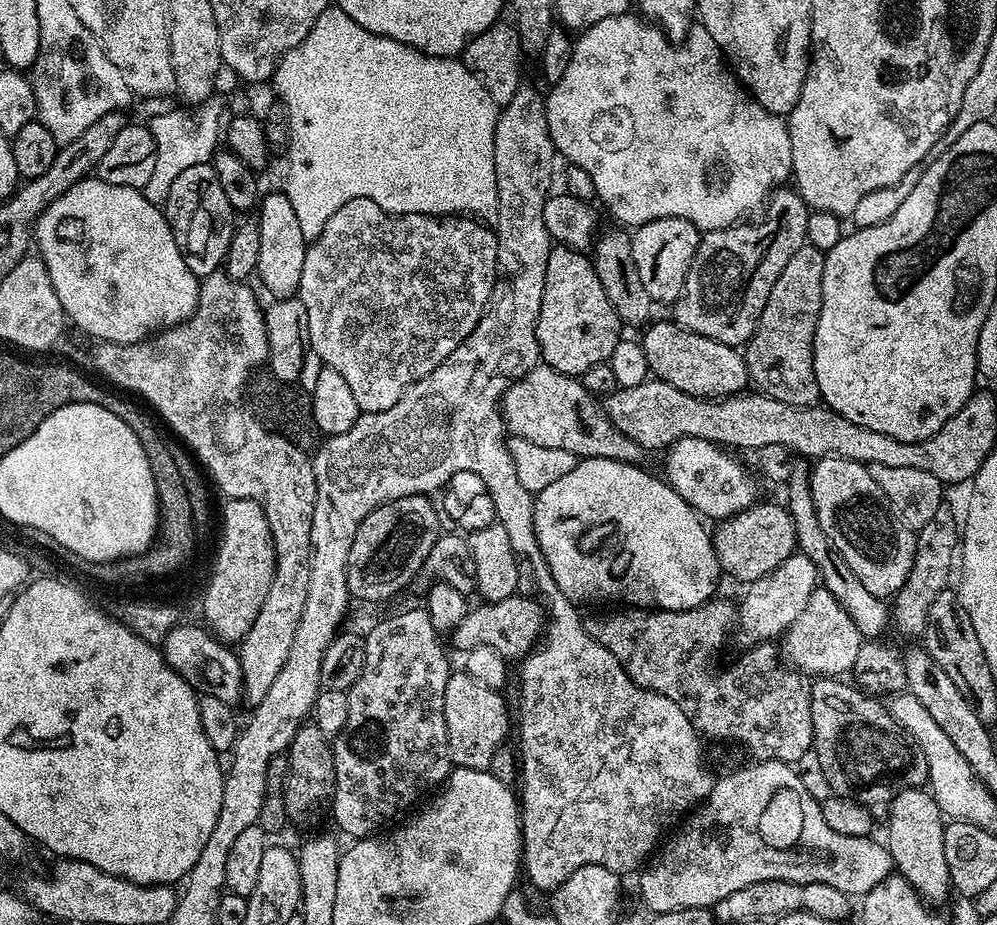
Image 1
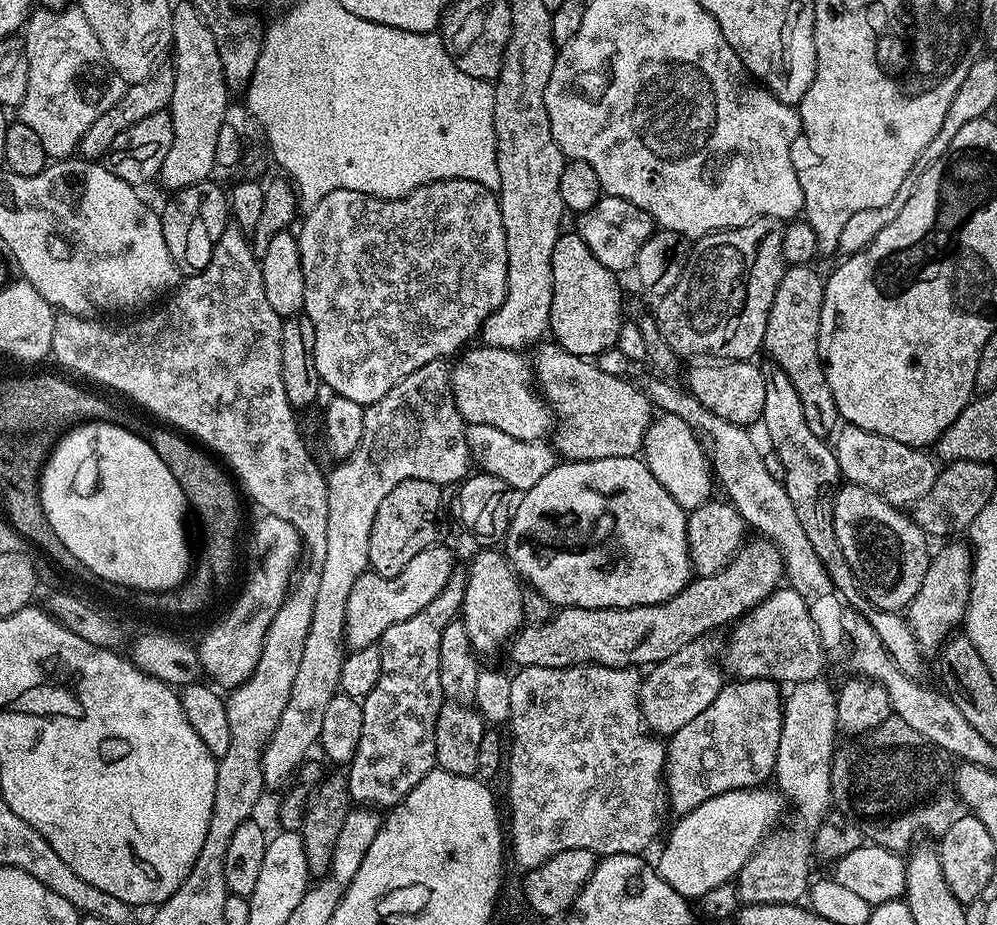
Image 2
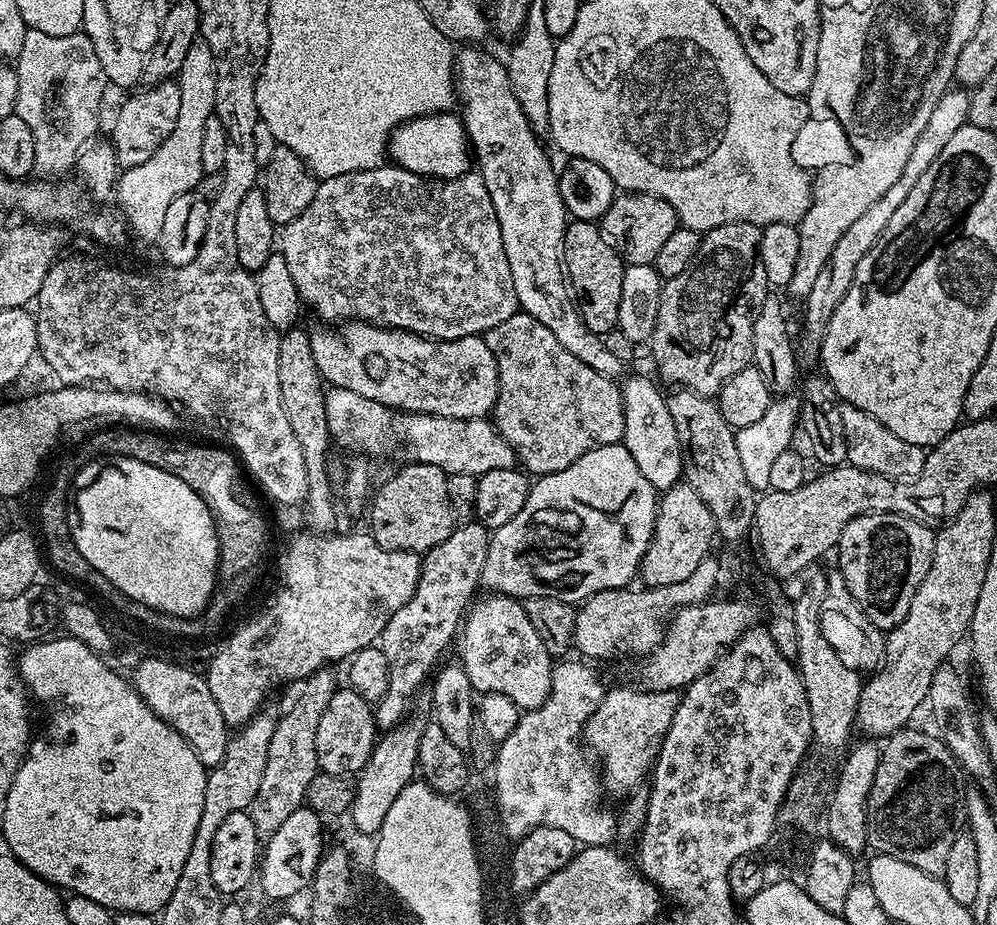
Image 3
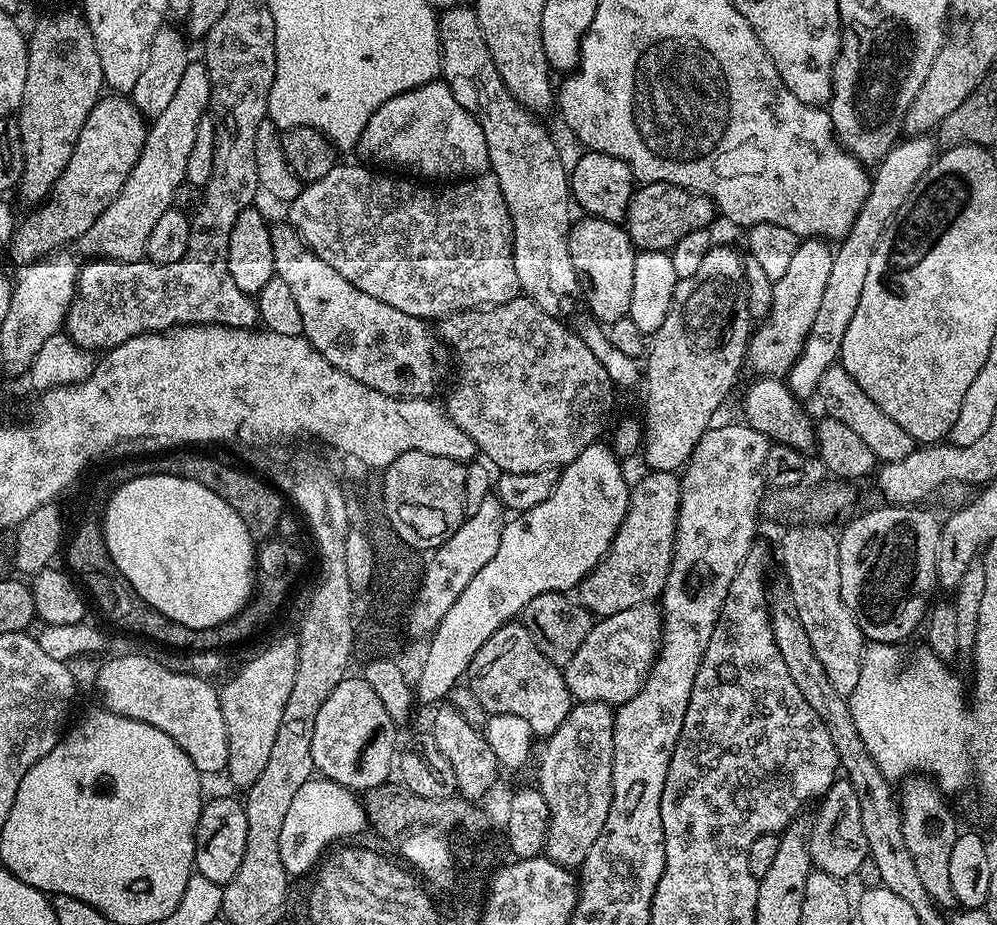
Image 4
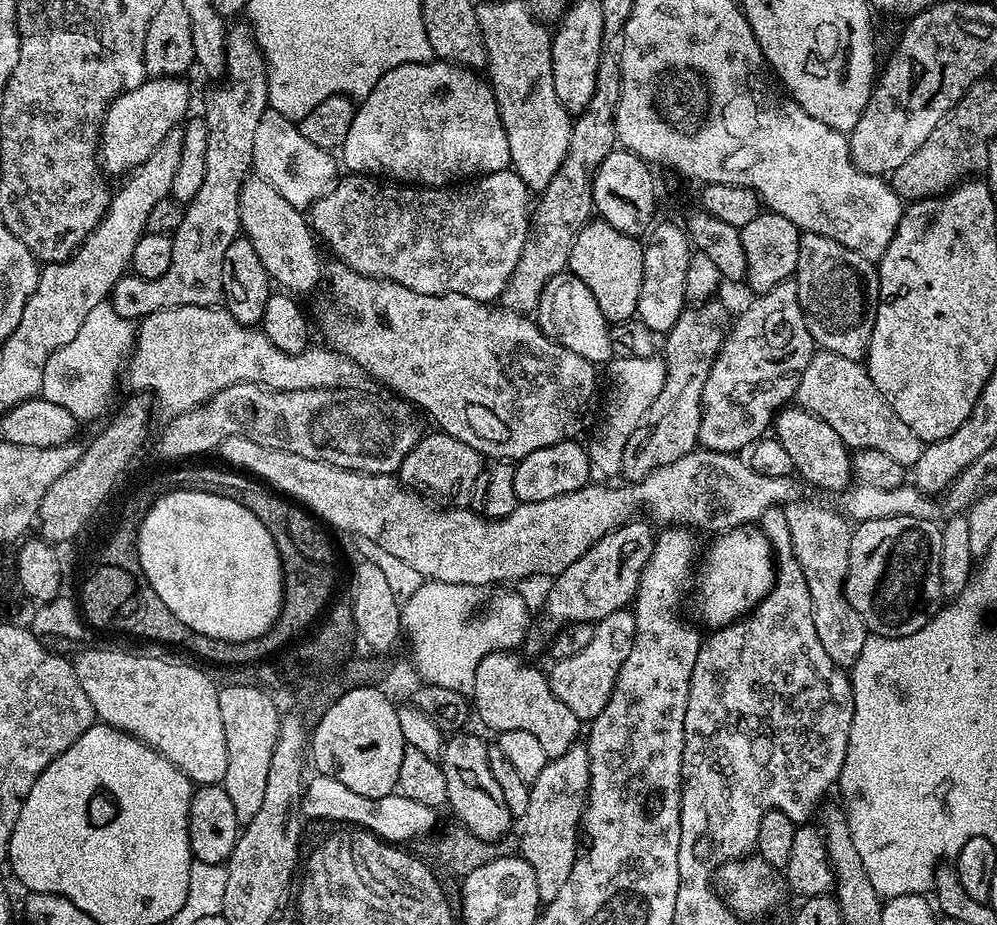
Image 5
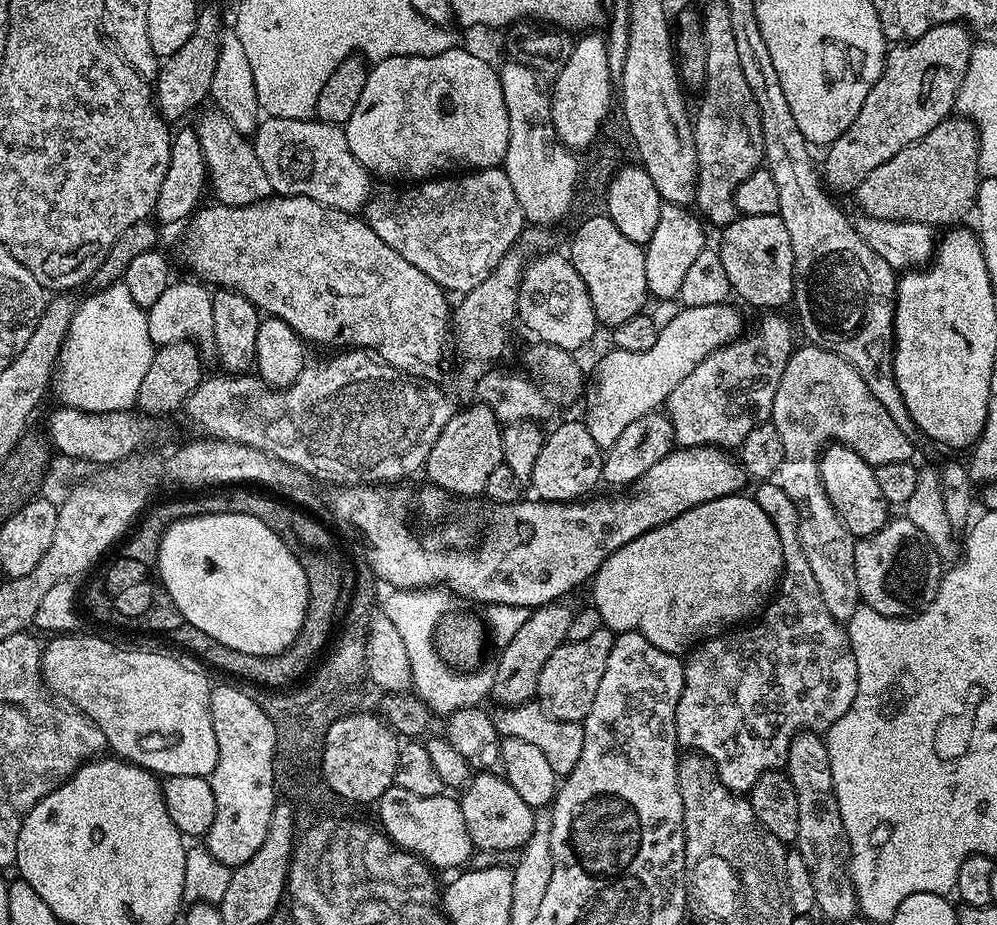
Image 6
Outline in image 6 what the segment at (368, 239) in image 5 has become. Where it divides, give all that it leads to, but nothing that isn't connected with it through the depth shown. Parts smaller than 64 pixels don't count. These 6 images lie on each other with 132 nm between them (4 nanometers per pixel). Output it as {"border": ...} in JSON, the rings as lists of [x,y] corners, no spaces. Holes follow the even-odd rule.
{"border":[[[500,166],[472,170],[467,174],[452,174],[447,178],[432,178],[415,186],[392,186],[389,192],[377,191],[364,205],[362,216],[374,234],[378,234],[378,238],[390,246],[390,250],[398,250],[406,262],[418,266],[418,270],[434,278],[440,288],[449,293],[456,292],[455,294],[469,292],[478,286],[478,282],[486,282],[494,266],[502,262],[502,258],[514,247],[526,227],[522,206],[518,206],[518,197],[514,194],[514,186],[510,186],[510,178]]]}

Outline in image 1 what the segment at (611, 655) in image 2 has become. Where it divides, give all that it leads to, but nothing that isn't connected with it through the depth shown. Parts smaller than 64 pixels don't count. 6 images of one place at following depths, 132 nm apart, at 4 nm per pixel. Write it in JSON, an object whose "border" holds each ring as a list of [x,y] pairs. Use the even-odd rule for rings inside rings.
{"border":[[[514,595],[501,600],[480,602],[477,605],[477,608],[476,605],[469,607],[458,626],[452,629],[450,639],[454,647],[467,650],[478,646],[490,646],[498,650],[498,654],[502,654],[509,662],[523,661],[524,657],[537,647],[546,623],[546,613],[539,599]]]}

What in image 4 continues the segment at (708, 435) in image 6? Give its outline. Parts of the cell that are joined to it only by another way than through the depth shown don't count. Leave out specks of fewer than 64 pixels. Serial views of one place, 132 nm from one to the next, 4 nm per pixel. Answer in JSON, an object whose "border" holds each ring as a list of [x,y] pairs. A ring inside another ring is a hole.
{"border":[[[823,238],[801,239],[798,250],[794,250],[794,259],[786,269],[786,274],[782,274],[782,278],[774,281],[770,314],[755,325],[754,331],[748,338],[746,364],[749,369],[752,367],[756,374],[777,378],[787,377],[798,354],[802,354],[806,334],[810,334],[810,326],[814,326],[814,314],[818,314],[818,306],[822,306],[822,290],[826,290],[826,282],[830,279],[833,251],[833,245]]]}

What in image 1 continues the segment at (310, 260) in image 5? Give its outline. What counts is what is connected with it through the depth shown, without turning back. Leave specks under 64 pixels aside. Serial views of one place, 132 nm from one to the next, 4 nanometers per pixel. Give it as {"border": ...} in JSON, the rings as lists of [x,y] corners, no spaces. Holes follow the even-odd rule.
{"border":[[[543,362],[537,364],[534,370],[527,372],[521,380],[515,380],[505,390],[502,411],[507,431],[512,436],[526,438],[526,442],[534,442],[534,446],[550,446],[554,450],[570,450],[570,454],[585,460],[610,458],[614,462],[641,463],[642,449],[640,445],[630,438],[626,438],[626,434],[622,434],[622,430],[618,430],[618,426],[614,426],[614,422],[610,422],[610,418],[598,403],[597,397],[580,385],[577,377],[562,374]]]}

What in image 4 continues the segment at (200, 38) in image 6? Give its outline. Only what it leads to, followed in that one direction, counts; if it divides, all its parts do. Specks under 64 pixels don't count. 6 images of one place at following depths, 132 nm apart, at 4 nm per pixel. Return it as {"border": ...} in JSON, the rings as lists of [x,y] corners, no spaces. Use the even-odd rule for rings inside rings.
{"border":[[[108,94],[101,98],[90,110],[86,122],[82,126],[82,134],[78,134],[78,142],[74,146],[74,154],[70,154],[70,162],[66,162],[66,170],[57,178],[56,185],[48,194],[48,199],[43,201],[35,209],[36,212],[29,220],[24,220],[15,225],[11,240],[8,241],[7,255],[12,255],[16,266],[33,264],[36,260],[42,260],[45,256],[61,251],[65,246],[75,245],[94,226],[94,222],[104,213],[106,206],[118,198],[126,178],[130,178],[130,170],[138,162],[138,158],[144,149],[144,143],[148,137],[149,125],[146,118],[132,104],[131,99],[121,98],[116,94]]]}

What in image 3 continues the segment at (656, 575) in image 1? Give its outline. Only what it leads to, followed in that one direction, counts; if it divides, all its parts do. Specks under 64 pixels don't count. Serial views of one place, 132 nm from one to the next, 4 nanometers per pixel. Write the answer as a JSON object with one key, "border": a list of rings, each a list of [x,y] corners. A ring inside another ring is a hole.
{"border":[[[623,442],[610,446],[598,446],[594,450],[582,454],[582,458],[578,458],[578,462],[566,466],[566,470],[558,470],[549,476],[541,476],[529,487],[526,506],[522,506],[522,510],[518,510],[518,514],[514,514],[514,518],[510,518],[510,522],[506,522],[506,526],[497,528],[491,533],[488,541],[488,553],[486,554],[486,566],[482,566],[481,585],[492,594],[517,598],[558,599],[573,606],[590,599],[591,596],[602,590],[628,588],[631,585],[631,580],[637,579],[640,564],[644,561],[644,555],[652,541],[657,503],[658,489],[650,486],[650,481],[642,474],[642,470],[638,470],[638,462],[634,462],[634,458],[630,458],[630,450],[626,450]]]}

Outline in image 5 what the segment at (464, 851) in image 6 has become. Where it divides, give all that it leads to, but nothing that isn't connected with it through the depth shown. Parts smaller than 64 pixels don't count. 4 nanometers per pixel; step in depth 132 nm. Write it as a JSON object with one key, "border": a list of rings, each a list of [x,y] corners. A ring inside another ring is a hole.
{"border":[[[313,775],[307,781],[306,787],[302,793],[302,812],[305,817],[313,816],[316,820],[345,820],[343,823],[348,826],[359,826],[389,842],[404,842],[400,840],[416,840],[419,836],[424,836],[436,824],[437,809],[430,806],[422,806],[422,802],[413,802],[411,798],[399,794],[383,796],[375,800],[366,798],[362,794],[354,794],[354,790],[346,790],[342,782],[338,782],[329,776]]]}

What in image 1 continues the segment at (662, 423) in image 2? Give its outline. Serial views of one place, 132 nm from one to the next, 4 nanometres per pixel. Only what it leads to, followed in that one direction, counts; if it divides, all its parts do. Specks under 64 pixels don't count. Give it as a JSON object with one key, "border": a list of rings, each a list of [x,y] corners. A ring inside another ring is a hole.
{"border":[[[682,438],[670,445],[666,455],[668,461],[664,464],[663,475],[672,489],[701,517],[712,519],[712,522],[728,520],[757,503],[756,484],[751,474],[721,445],[702,438]]]}

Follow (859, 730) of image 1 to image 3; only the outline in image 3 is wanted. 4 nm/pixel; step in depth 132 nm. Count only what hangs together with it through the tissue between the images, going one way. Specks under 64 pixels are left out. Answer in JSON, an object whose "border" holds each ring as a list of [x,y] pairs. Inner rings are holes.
{"border":[[[914,726],[905,727],[893,733],[883,741],[878,770],[874,774],[874,786],[868,791],[868,848],[881,856],[893,856],[902,862],[910,862],[910,866],[918,866],[918,870],[926,870],[926,874],[943,877],[946,870],[946,858],[950,858],[950,846],[954,846],[954,838],[958,838],[965,831],[966,817],[964,803],[966,802],[966,777],[964,769],[954,758],[954,754],[945,746],[939,735],[919,732]]]}

